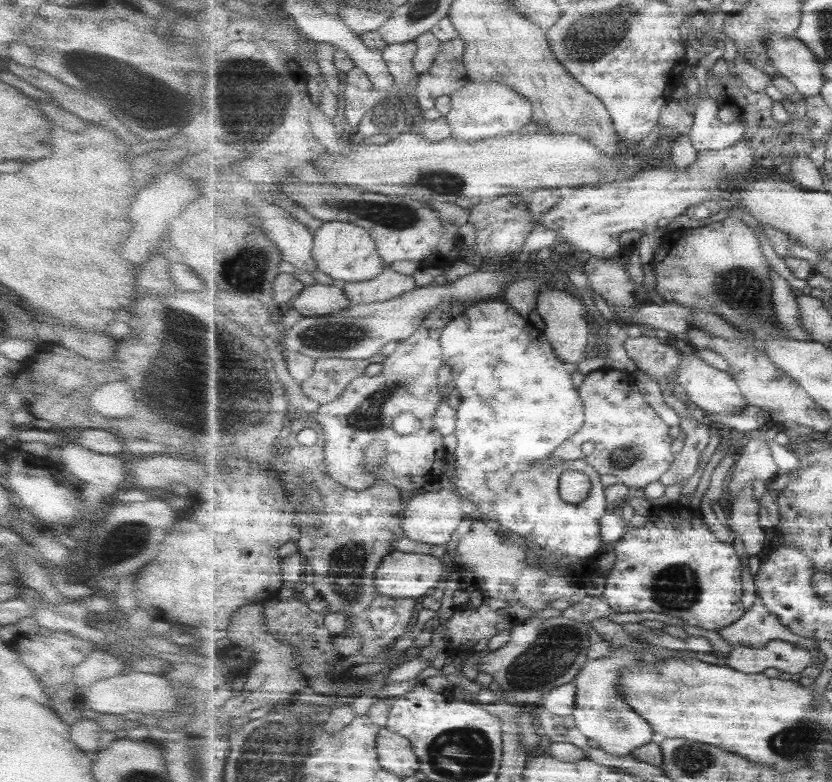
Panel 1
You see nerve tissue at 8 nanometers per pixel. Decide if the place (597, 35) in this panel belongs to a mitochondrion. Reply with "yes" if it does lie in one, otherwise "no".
yes

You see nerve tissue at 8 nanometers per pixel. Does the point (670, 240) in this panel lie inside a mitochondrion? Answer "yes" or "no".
no

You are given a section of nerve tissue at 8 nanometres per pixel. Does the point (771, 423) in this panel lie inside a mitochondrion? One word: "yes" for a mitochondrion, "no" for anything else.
no

